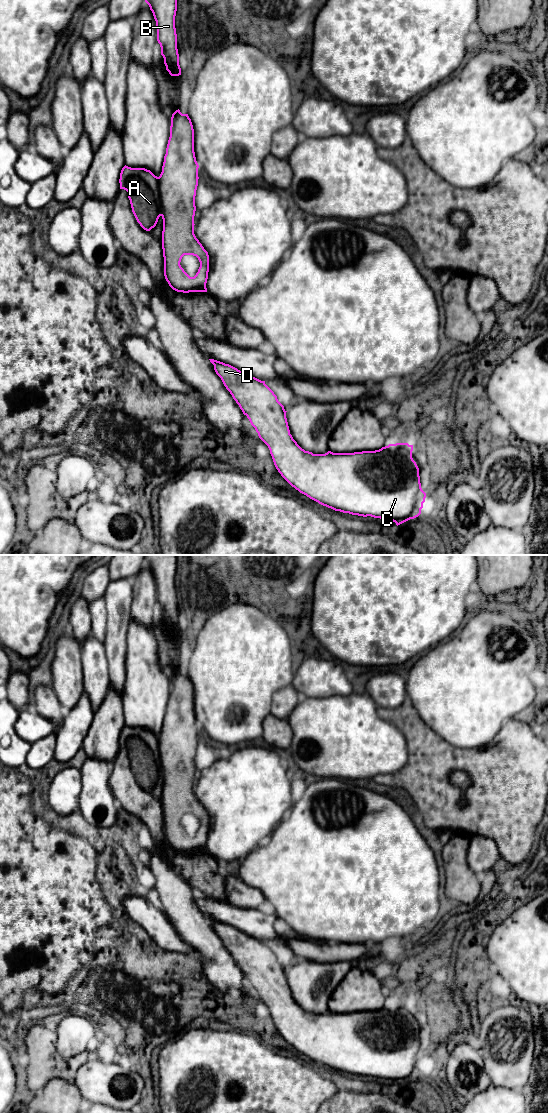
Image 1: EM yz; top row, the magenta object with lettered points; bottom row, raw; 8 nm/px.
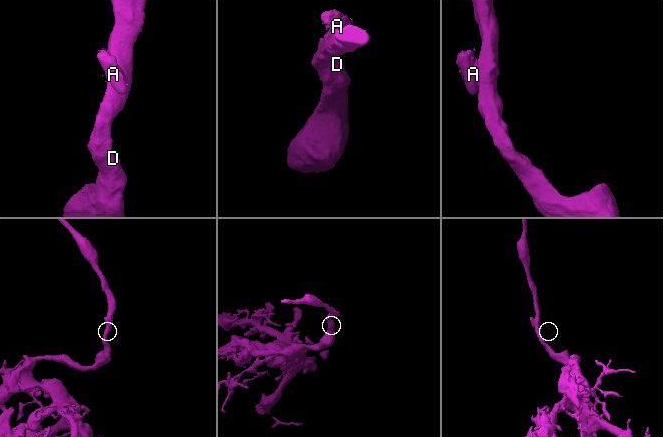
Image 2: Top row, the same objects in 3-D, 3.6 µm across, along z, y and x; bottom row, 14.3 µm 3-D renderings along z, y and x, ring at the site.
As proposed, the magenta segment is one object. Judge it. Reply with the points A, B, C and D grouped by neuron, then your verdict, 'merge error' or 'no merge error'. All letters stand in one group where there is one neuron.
A / B C D; merge error

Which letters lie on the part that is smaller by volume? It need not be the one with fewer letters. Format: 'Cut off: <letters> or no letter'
Cut off: A

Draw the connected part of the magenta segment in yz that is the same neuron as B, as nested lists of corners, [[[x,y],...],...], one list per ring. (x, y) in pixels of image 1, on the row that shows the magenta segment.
[[[145,0],[153,13],[157,27],[157,41],[161,47],[166,70],[171,76],[181,75],[175,16],[177,0]]]

